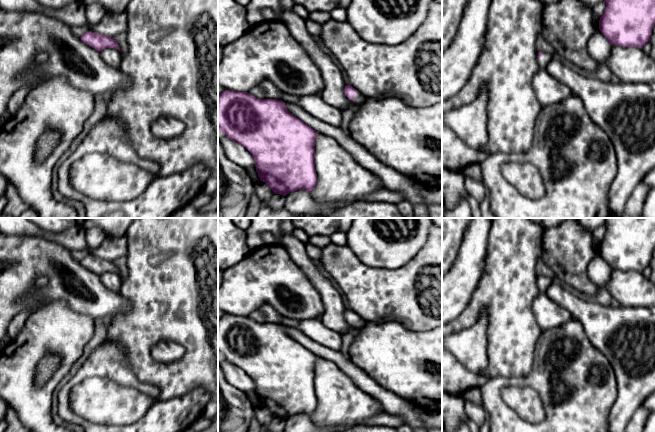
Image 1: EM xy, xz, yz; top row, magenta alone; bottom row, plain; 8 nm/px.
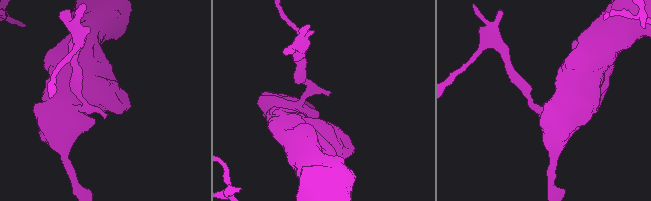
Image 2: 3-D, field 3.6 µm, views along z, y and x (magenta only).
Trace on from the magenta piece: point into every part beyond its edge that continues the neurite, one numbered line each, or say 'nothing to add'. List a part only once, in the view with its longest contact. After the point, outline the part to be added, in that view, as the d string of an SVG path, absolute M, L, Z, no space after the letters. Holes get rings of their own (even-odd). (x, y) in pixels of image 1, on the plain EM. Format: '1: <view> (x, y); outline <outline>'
1: xz (358, 321); outline M359 315L354 319L354 325L358 327L363 327L367 324L367 321L364 320L362 317Z

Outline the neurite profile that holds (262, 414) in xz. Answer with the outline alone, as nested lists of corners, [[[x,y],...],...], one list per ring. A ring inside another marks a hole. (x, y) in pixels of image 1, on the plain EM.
[[[260,404],[255,408],[255,418],[263,426],[269,423],[274,418],[274,416],[269,411],[269,409]]]

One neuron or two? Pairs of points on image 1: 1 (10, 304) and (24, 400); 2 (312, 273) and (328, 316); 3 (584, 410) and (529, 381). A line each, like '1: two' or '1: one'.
1: two
2: one
3: one

